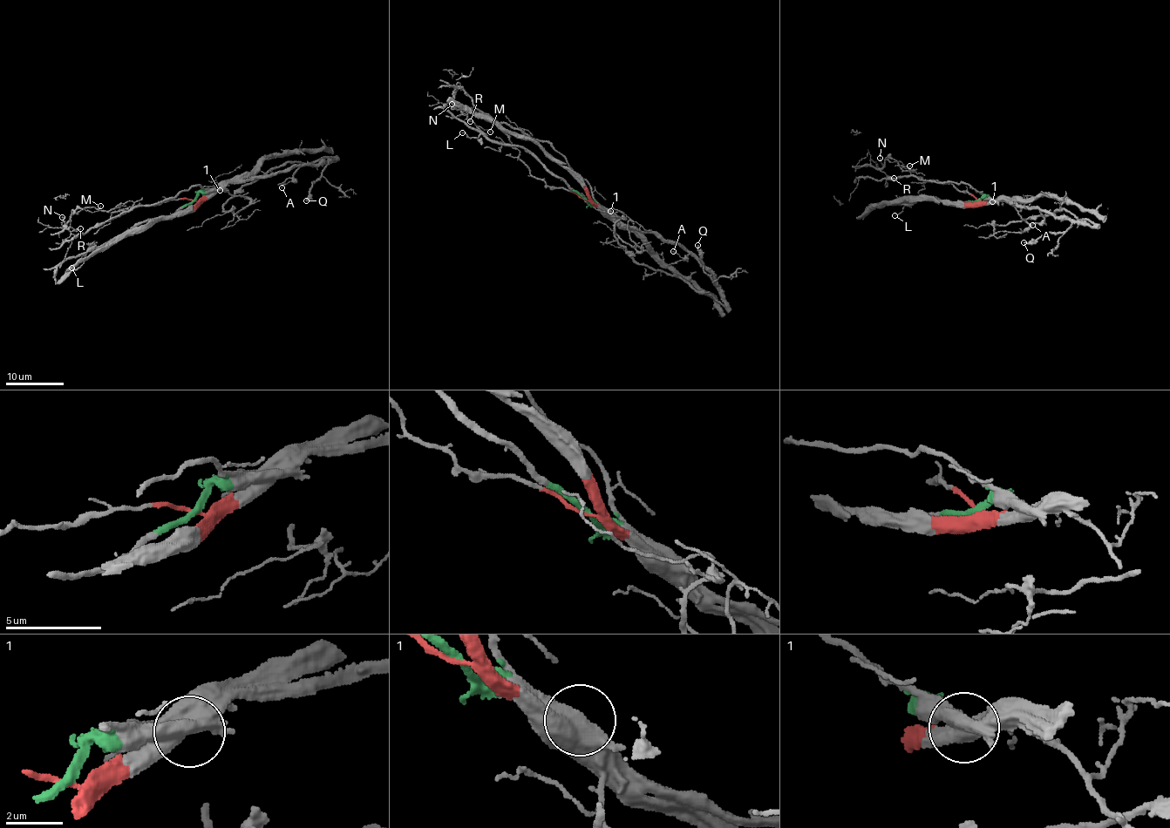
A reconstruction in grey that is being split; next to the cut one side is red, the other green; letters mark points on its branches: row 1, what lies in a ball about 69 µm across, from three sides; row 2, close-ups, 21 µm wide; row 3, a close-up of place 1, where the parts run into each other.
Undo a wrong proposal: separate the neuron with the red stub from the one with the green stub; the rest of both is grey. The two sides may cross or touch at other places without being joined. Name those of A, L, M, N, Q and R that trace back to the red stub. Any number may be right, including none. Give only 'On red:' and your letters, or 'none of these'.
On red: M, N, R

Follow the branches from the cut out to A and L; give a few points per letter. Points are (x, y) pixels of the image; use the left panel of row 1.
A: (193, 200), (200, 192), (216, 191), (234, 182), (271, 177), (295, 166), (297, 171), (282, 188)
L: (193, 200), (166, 218), (136, 223), (101, 246), (92, 247), (71, 267)

